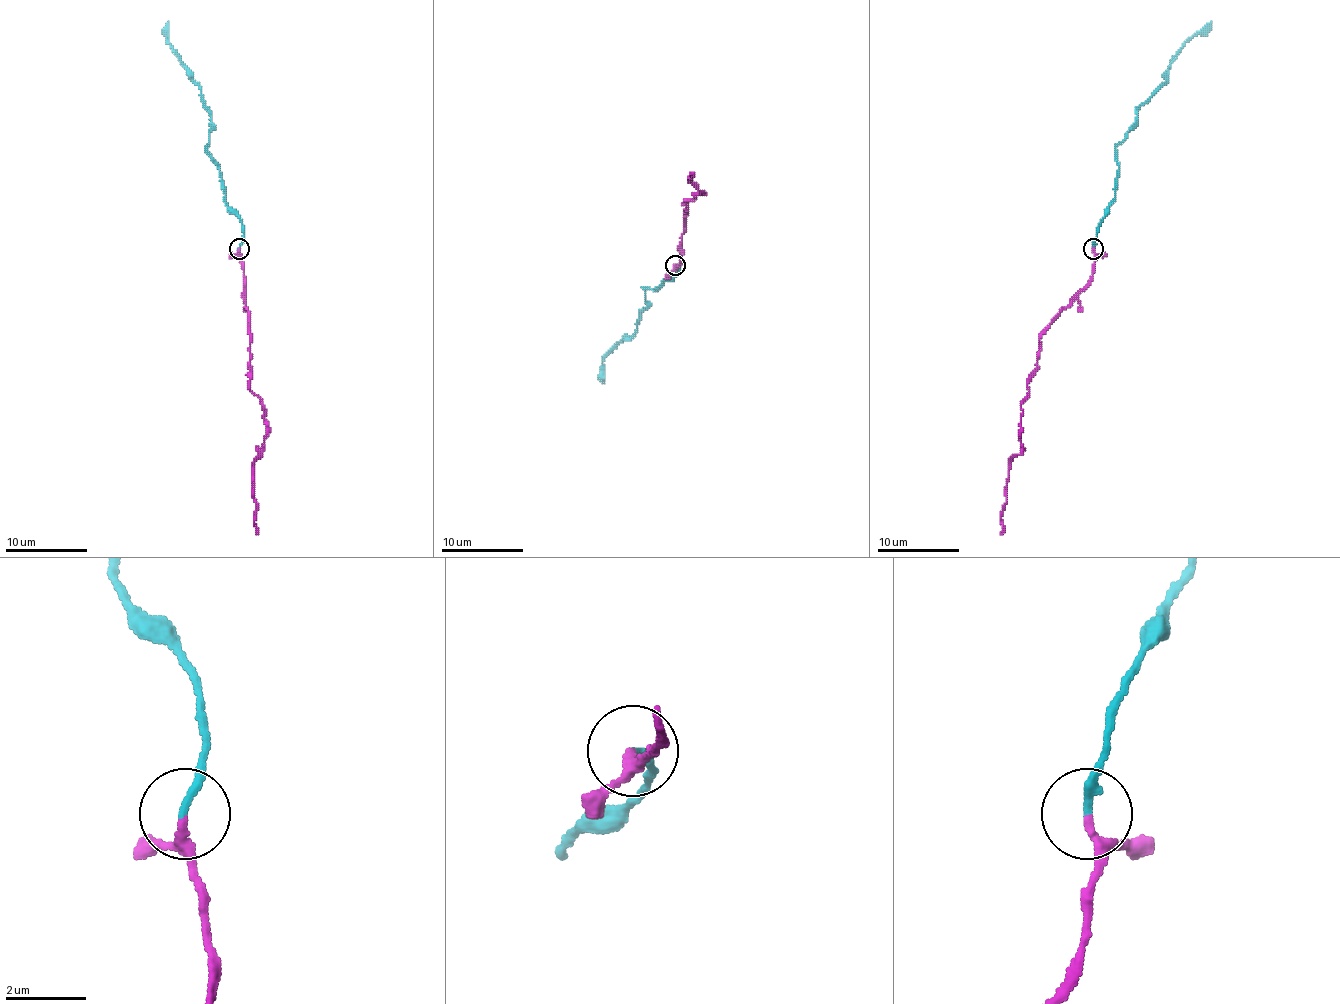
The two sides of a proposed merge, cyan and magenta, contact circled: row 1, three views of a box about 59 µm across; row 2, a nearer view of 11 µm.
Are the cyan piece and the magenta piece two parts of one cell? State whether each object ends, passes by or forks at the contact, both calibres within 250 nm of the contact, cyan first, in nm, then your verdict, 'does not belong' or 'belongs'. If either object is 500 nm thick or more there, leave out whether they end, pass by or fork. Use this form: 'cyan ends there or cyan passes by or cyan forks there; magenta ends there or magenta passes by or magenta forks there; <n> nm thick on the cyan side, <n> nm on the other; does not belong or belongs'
cyan ends there; magenta passes by; 240 nm thick on the cyan side, 170 nm on the other; does not belong

